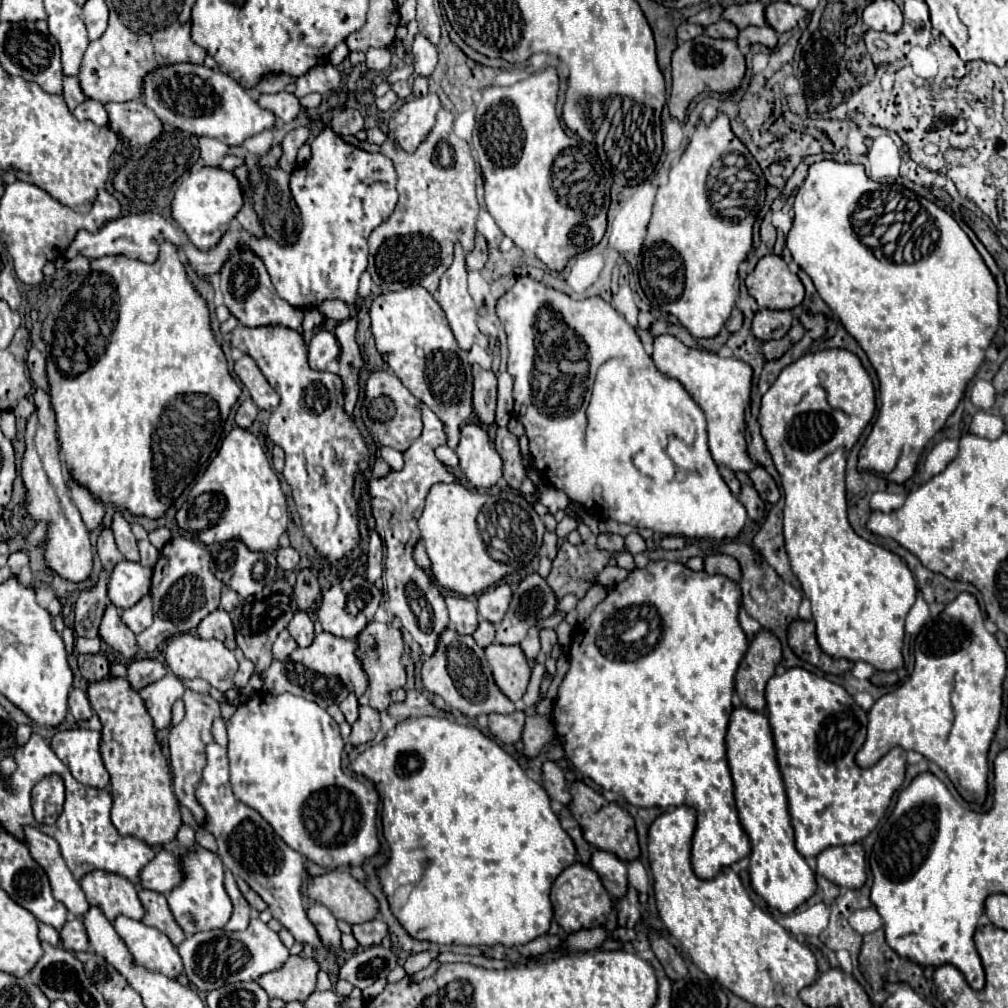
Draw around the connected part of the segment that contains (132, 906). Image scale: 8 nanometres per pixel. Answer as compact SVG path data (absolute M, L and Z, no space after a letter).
M91 870L81 878L81 888L89 904L101 906L111 922L119 914L137 920L141 920L145 914L133 882L119 874L111 874L105 870Z

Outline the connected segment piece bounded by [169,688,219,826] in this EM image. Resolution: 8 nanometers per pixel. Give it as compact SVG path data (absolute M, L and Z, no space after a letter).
M185 690L183 698L185 702L185 718L173 726L169 732L169 752L170 752L170 767L173 770L173 792L177 796L177 800L187 806L195 818L195 822L199 826L205 824L205 810L203 806L199 804L197 796L195 796L195 790L201 782L201 774L203 774L203 768L207 766L207 758L205 758L205 746L209 742L213 742L213 736L211 736L211 722L219 716L219 704L209 696L209 694L201 694L201 692L195 692L195 690Z

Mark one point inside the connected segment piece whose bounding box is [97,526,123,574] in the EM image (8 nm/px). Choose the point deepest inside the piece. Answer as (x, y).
(106, 548)

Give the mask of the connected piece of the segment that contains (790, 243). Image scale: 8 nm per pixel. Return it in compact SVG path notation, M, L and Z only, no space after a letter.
M835 160L811 164L793 202L795 218L793 228L787 234L787 248L799 268L811 276L823 302L835 316L839 316L845 330L865 350L879 376L879 394L883 404L867 442L859 450L857 468L891 476L893 482L905 482L913 476L915 462L919 460L925 444L945 426L949 414L963 398L967 382L985 360L985 350L999 326L997 282L961 226L945 210L924 197L919 198L927 214L923 226L935 228L935 232L931 232L931 240L937 240L929 256L912 264L895 263L877 258L867 244L861 246L861 240L849 222L849 214L853 214L857 198L861 198L867 206L871 206L871 202L883 202L883 192L877 190L881 190L881 184L873 182L861 164L839 164Z

